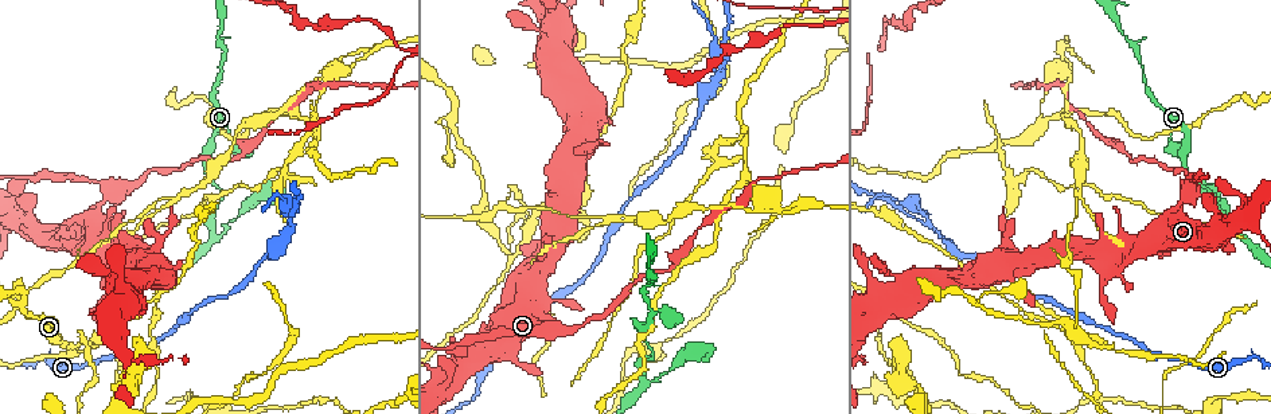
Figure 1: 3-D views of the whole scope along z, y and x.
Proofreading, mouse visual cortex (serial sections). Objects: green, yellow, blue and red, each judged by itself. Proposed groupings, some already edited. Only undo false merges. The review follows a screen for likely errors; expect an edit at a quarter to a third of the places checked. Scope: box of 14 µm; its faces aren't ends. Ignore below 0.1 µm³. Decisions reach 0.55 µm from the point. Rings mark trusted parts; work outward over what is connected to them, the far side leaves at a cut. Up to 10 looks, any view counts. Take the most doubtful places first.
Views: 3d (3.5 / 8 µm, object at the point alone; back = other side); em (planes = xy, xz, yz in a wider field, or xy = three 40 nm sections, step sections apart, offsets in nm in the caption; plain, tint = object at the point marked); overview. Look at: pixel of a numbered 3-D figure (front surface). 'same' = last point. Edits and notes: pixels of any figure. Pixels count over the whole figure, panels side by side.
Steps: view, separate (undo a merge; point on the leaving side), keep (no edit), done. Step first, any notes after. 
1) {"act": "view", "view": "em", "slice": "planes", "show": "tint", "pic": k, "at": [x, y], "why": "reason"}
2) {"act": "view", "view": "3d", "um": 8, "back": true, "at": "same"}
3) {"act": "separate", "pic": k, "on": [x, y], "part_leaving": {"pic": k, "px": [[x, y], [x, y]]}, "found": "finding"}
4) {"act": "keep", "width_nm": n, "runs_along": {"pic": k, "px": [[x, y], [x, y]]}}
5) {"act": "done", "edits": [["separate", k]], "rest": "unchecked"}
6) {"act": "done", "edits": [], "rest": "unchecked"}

{"act": "view", "view": "3d", "um": 8, "pic": 1, "at": [508, 256], "why": "a narrow waist"}

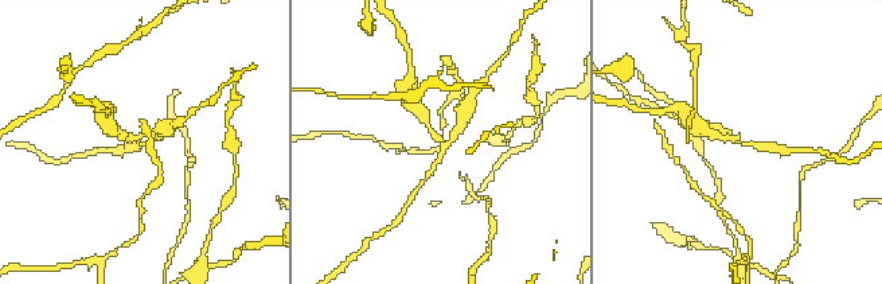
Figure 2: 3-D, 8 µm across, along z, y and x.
{"act": "view", "view": "em", "slice": "xy", "step": 2, "show": "tint", "pic": 2, "at": [440, 143], "arms": 3, "arm_widths_nm": [150, 250, 250]}

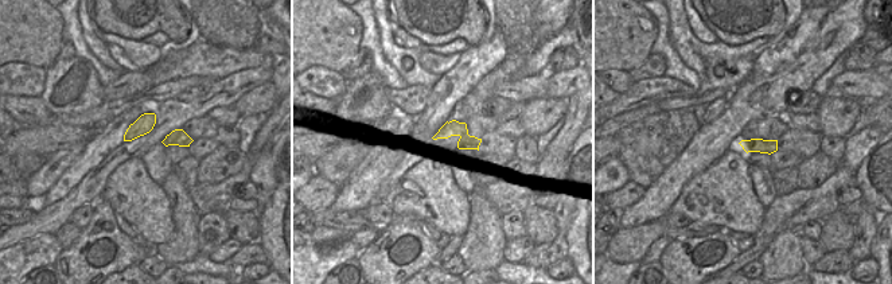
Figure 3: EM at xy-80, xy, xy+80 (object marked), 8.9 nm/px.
{"act": "separate", "pic": 2, "on": [764, 147], "width_nm": 140, "part_leaving": {"pic": 2, "px": [[445, 143], [460, 129], [471, 97]]}, "found": "a second cell is stuck on"}

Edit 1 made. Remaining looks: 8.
{"act": "view", "view": "3d", "um": 8, "back": true, "pic": 1, "at": [536, 329], "why": "three-way junction"}

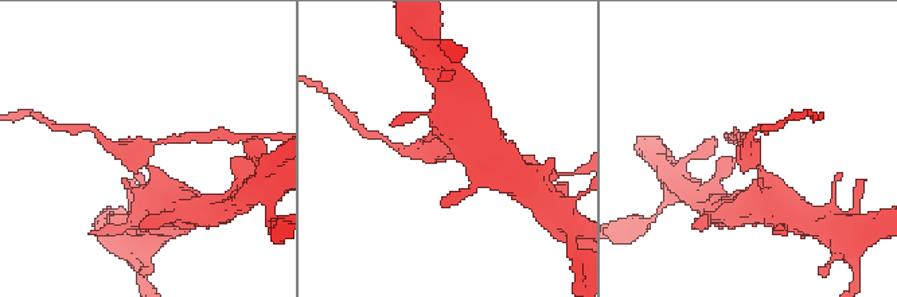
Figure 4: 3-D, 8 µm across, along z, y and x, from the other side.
{"act": "view", "view": "em", "slice": "xy", "step": 1, "show": "tint", "pic": 4, "at": [443, 154], "arms": 3, "arm_widths_nm": [200, 250, 300]}

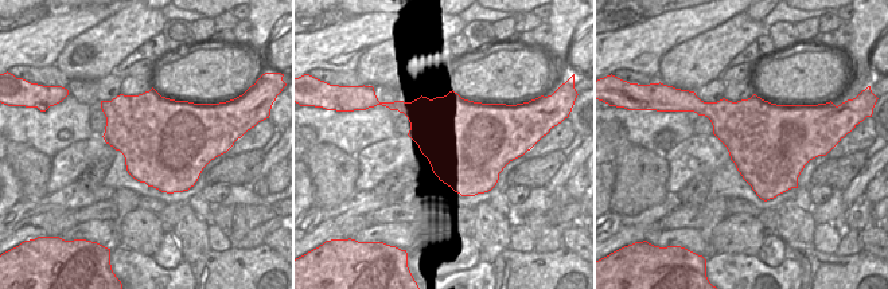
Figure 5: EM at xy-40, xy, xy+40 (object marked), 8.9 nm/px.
{"act": "separate", "pic": 4, "on": [755, 155], "part_leaving": {"pic": 4, "px": [[141, 161], [106, 145], [94, 133]]}, "found": "two cells meet here"}

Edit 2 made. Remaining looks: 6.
{"act": "view", "view": "overview", "why": "see it whole again"}

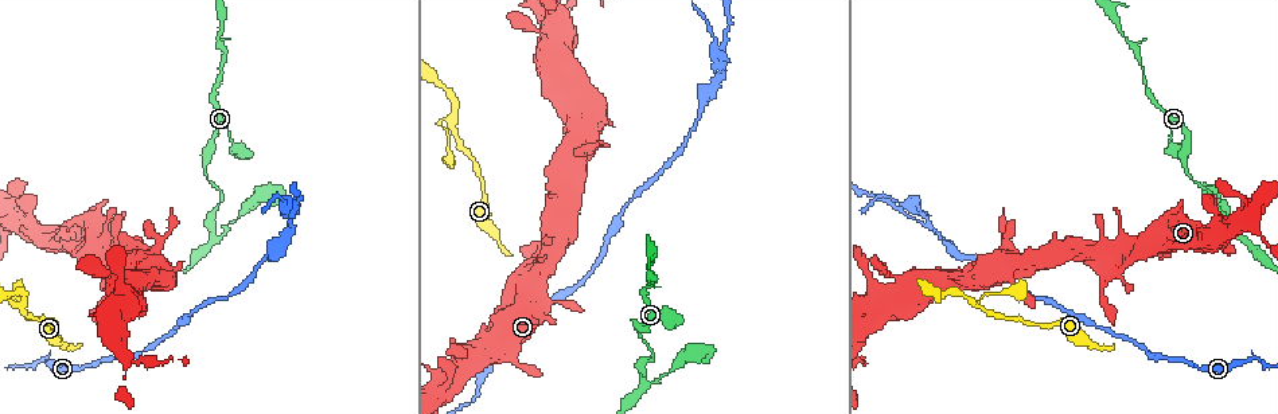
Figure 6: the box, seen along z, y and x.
{"act": "view", "view": "3d", "um": 3.5, "pic": 6, "at": [930, 224], "why": "two arms at a narrow angle"}

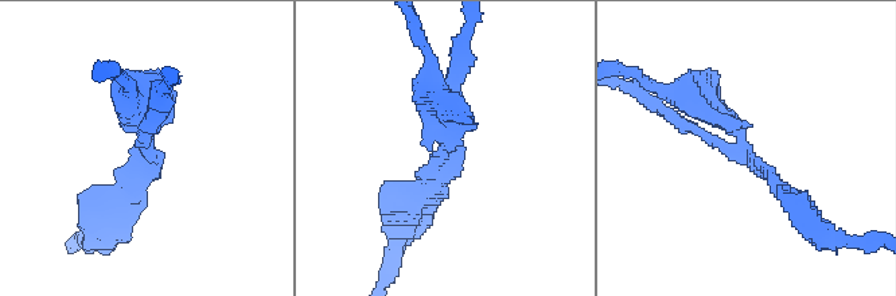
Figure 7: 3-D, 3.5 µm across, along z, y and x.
{"act": "view", "view": "em", "slice": "xy", "step": 3, "show": "plain", "pic": 7, "at": [739, 154], "why": "shape alone is not enough"}

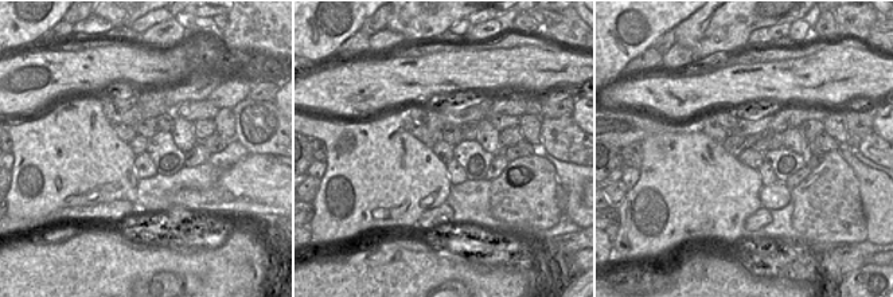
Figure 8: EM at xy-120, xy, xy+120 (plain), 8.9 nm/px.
{"act": "view", "view": "em", "slice": "xy", "step": 3, "show": "tint", "at": "same"}

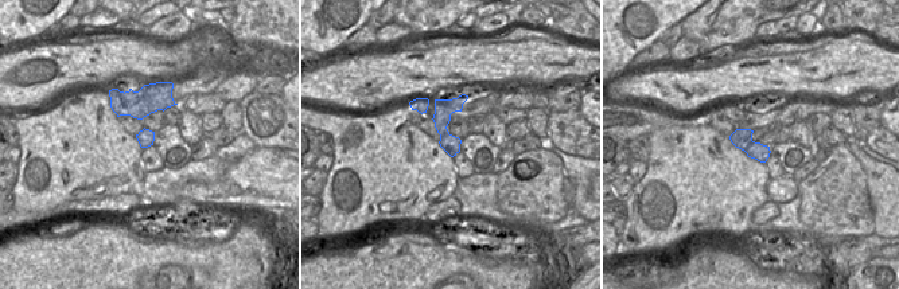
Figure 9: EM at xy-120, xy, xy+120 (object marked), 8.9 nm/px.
{"act": "separate", "pic": 7, "on": [688, 84], "part_leaving": {"pic": 7, "px": [[740, 143], [700, 98], [638, 77]]}, "found": "two cells meet here"}

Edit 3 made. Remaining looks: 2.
{"act": "done", "edits": [["separate", 2], ["separate", 4], ["separate", 7]], "rest": "unchecked"}

